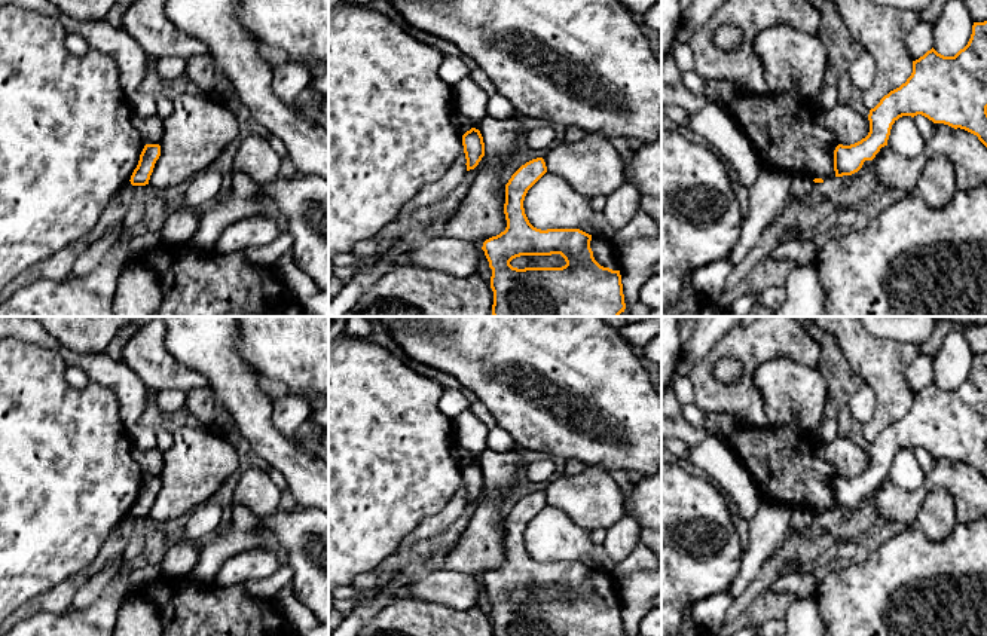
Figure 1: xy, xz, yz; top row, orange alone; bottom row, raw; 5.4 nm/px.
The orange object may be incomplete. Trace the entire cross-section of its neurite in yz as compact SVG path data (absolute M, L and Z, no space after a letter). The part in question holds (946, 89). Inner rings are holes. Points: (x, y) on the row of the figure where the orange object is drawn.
M987 21L974 22L968 45L954 56L944 56L933 48L913 61L913 73L899 88L884 95L870 110L870 132L861 141L834 150L835 177L858 172L865 160L873 160L887 146L892 125L902 116L922 114L933 123L960 128L978 137L987 147Z

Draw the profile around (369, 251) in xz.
M382 233L369 241L358 242L351 254L358 259L360 265L352 265L352 276L370 269L381 257L392 250L401 239L384 238Z

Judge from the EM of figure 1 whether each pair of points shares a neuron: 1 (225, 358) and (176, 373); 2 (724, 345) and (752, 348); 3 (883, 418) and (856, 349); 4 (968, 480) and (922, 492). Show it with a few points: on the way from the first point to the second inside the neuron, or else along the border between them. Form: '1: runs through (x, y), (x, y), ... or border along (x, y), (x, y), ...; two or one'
1: border along (165, 346), (182, 363), (199, 372), (208, 385); two
2: runs through (732, 345), (745, 345); one
3: runs through (883, 401), (883, 376), (873, 366); one
4: runs through (956, 480), (934, 480); one

